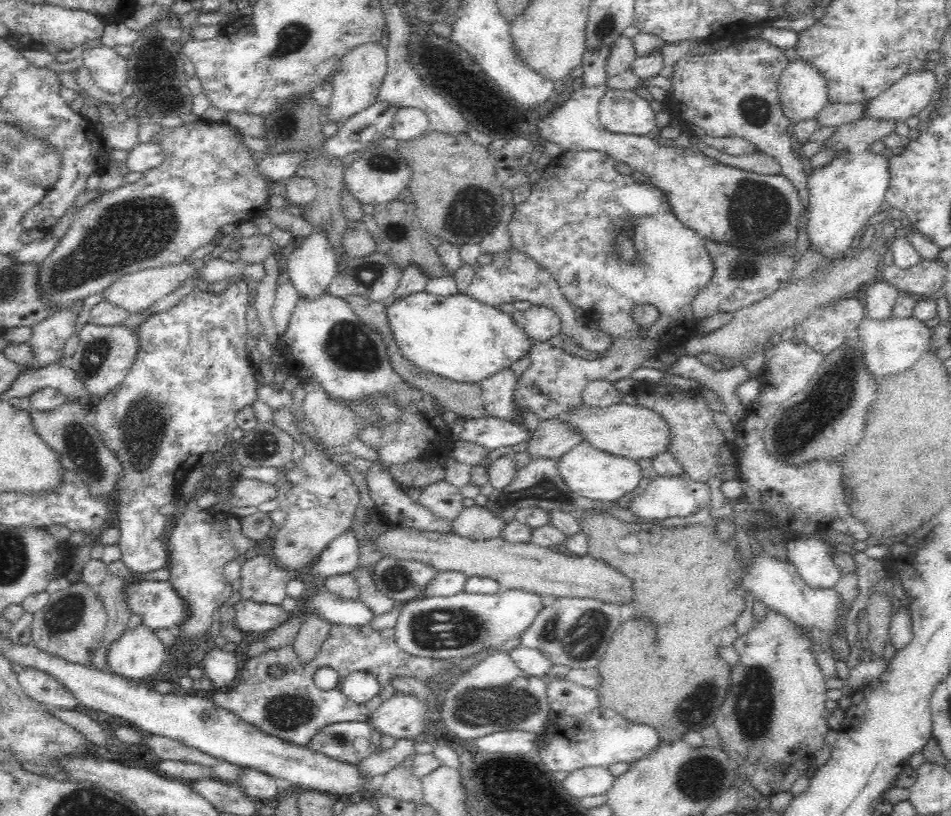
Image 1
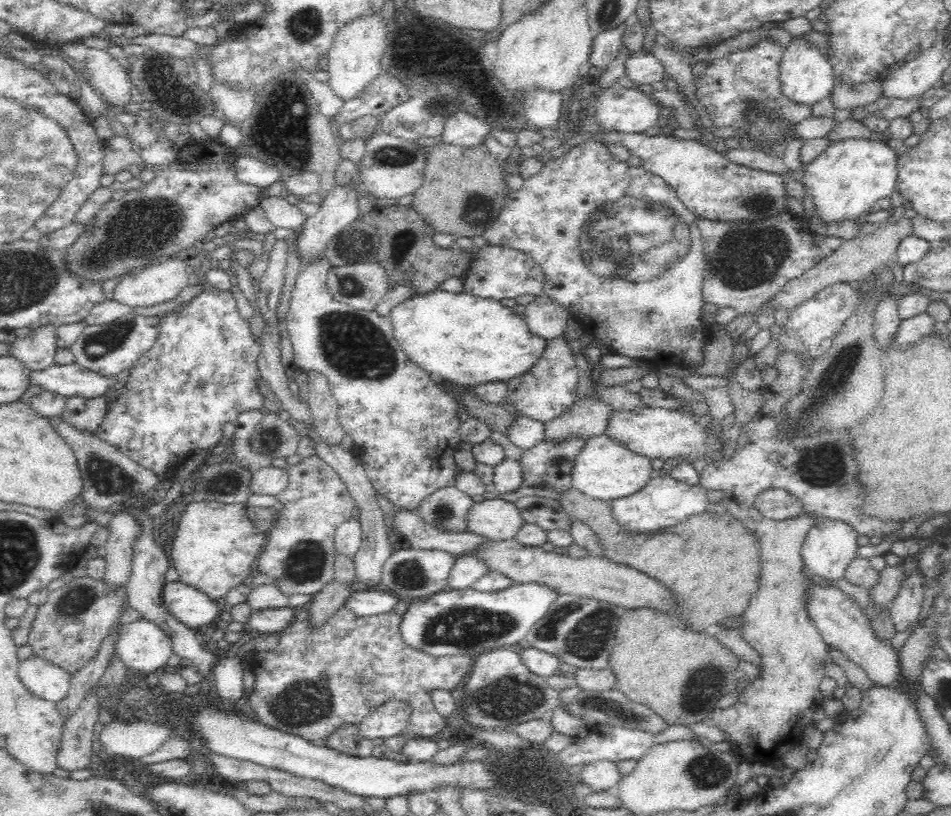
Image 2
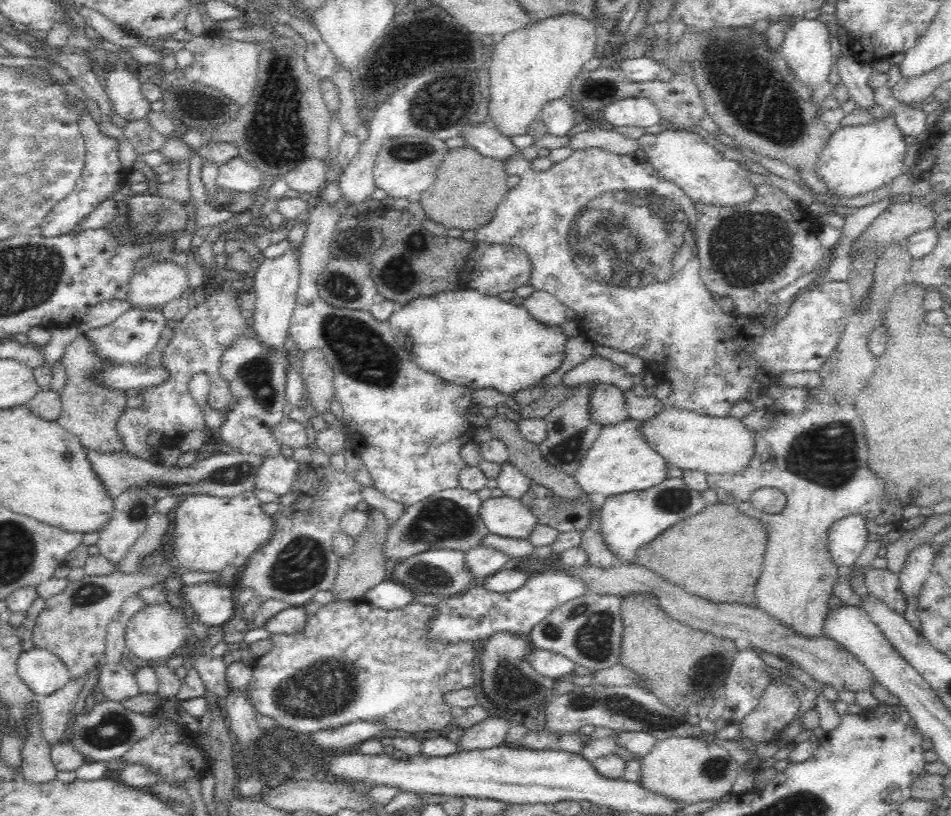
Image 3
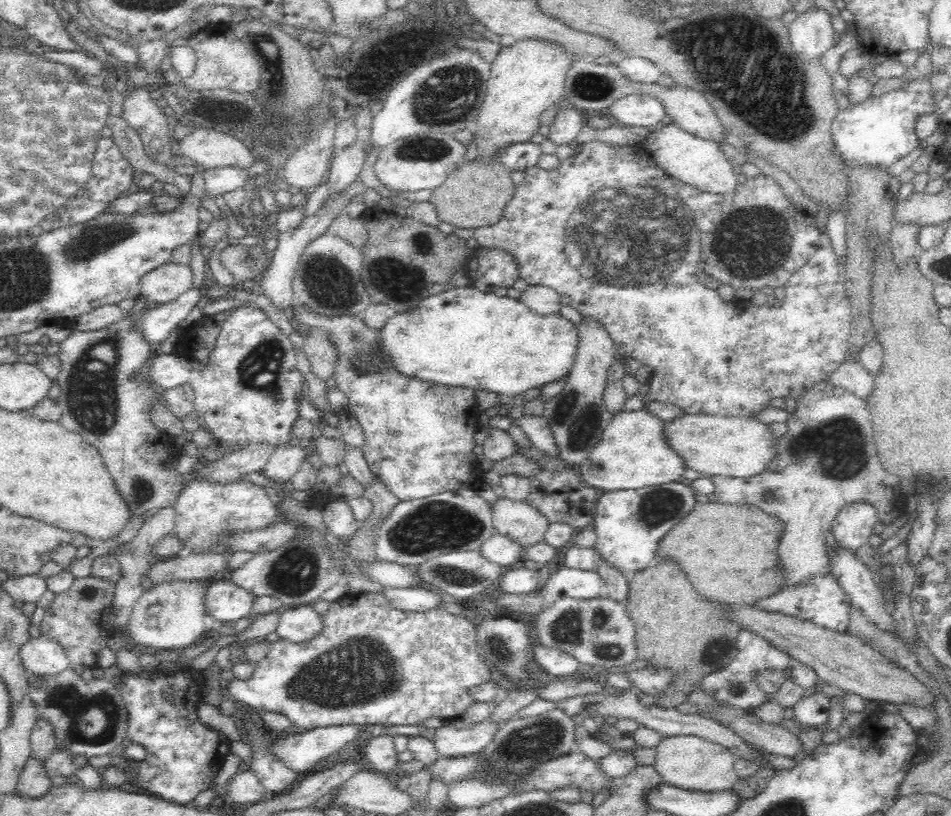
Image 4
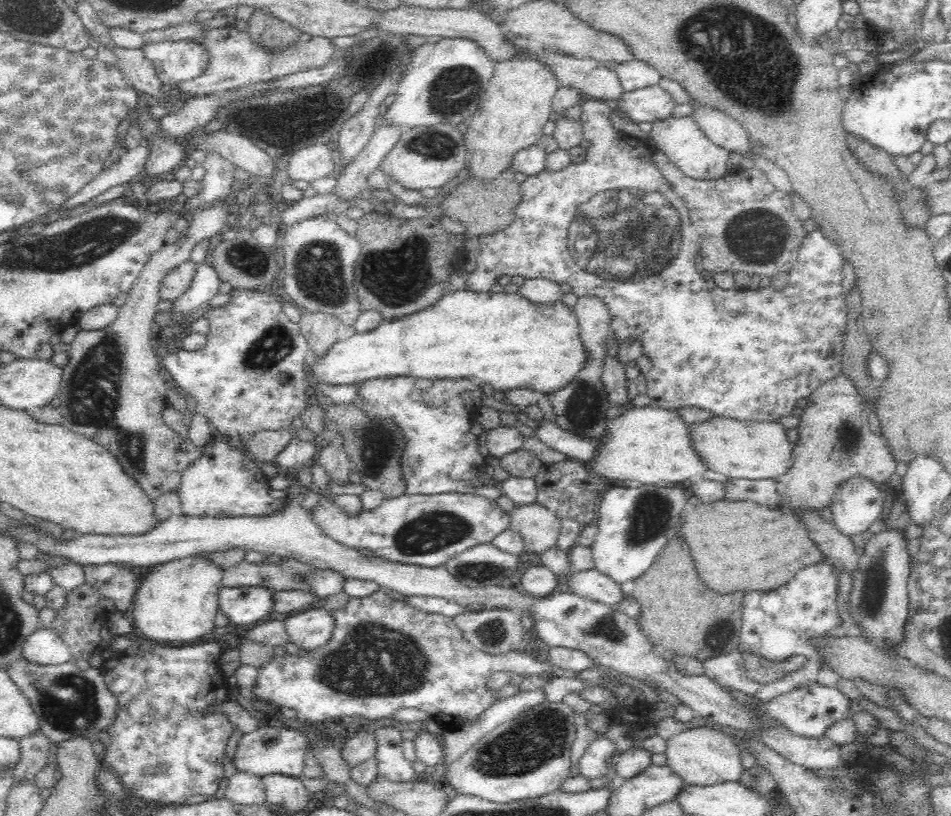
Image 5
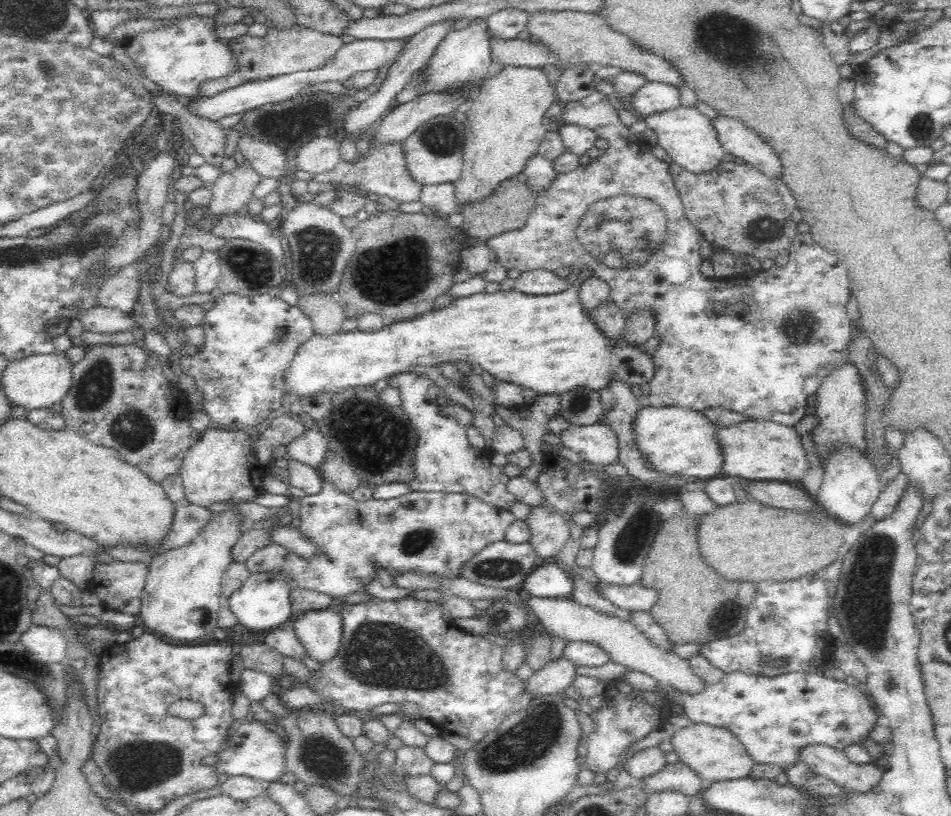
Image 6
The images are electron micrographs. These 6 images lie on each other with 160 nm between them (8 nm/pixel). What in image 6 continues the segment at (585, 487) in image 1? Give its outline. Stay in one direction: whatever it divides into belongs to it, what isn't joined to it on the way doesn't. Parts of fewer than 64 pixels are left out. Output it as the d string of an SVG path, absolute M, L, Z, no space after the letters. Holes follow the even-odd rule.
M680 405L675 407L645 406L638 410L634 427L636 427L636 437L638 437L638 447L650 459L650 465L656 467L658 471L710 478L723 475L724 447L718 439L718 430L722 426L710 421L710 417L704 411L684 408Z

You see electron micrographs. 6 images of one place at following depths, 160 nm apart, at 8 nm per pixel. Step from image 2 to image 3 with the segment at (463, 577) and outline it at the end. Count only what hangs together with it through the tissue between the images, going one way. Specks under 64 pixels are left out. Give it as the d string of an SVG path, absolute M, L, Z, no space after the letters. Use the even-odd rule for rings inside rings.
M480 546L465 554L467 567L481 581L503 569L511 557L494 546Z

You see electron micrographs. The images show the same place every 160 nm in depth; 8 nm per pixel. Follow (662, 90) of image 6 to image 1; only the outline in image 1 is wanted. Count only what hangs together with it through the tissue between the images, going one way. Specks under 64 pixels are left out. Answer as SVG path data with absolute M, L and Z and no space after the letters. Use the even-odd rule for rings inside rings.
M608 90L600 100L597 115L603 128L624 135L653 135L656 116L648 100L633 90Z

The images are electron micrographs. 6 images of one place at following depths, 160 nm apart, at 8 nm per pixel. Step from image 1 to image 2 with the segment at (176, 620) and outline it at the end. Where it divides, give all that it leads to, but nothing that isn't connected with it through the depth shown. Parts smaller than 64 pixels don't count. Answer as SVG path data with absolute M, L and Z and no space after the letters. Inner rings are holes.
M178 581L168 582L164 590L167 608L185 625L196 628L215 625L219 620L224 604L221 600L213 600L202 589Z

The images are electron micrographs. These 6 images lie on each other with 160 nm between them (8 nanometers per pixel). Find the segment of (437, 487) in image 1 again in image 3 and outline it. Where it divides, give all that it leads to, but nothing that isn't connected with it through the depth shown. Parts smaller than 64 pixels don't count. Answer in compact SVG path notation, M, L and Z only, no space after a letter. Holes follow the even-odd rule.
M460 487L436 492L436 494L424 500L405 506L397 516L397 519L389 525L384 542L386 558L400 564L404 563L404 560L420 555L421 552L428 551L429 549L457 549L466 553L484 545L491 533L486 523L484 523L483 516L480 514L480 506L482 506L482 500L476 495L476 492Z

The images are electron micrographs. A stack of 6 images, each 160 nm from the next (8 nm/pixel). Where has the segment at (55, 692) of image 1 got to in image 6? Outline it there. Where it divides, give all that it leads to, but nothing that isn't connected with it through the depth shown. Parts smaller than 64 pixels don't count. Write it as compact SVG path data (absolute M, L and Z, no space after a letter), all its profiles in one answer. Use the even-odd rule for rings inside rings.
M36 624L28 627L28 630L25 630L19 638L40 662L46 663L59 663L66 658L67 639L54 627Z

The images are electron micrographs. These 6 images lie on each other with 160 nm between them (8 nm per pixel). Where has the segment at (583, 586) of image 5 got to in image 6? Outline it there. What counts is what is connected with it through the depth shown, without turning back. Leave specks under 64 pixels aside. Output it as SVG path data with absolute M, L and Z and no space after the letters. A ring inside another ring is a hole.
M642 582L632 586L609 586L609 584L598 583L595 588L601 596L608 598L619 608L634 612L648 613L656 607L660 601L660 592L652 585Z

